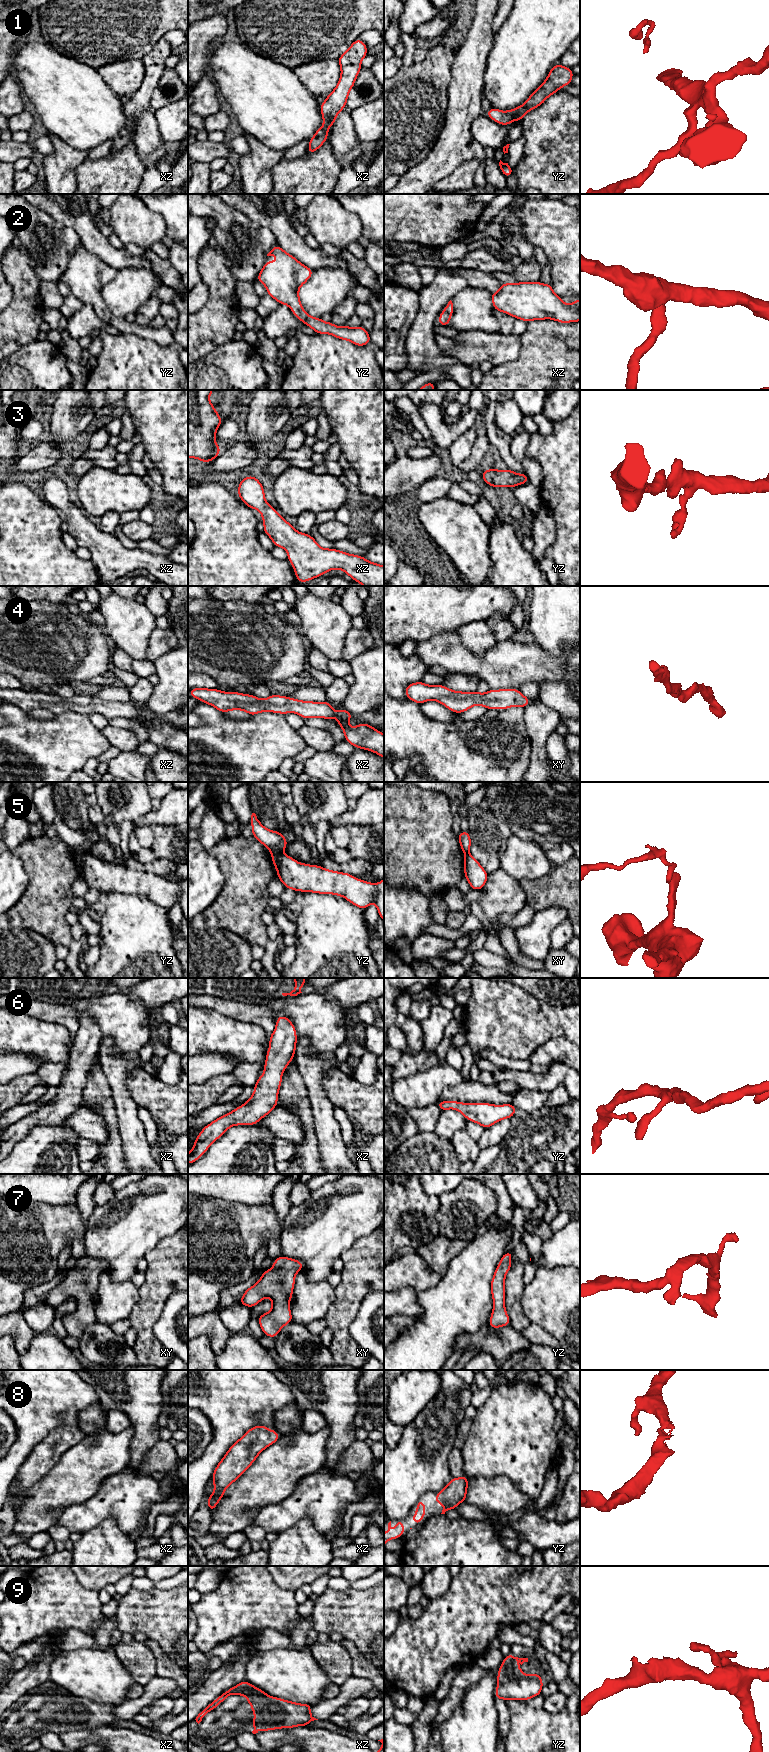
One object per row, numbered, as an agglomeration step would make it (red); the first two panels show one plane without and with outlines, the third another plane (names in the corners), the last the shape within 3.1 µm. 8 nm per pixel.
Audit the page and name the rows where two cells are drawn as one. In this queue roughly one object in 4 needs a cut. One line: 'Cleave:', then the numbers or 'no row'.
Cleave: 5

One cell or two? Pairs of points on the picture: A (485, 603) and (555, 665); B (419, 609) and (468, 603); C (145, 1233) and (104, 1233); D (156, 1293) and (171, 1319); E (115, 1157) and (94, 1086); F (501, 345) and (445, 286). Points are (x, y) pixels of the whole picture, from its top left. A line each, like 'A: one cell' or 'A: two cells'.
A: two cells
B: one cell
C: one cell
D: two cells
E: one cell
F: two cells

